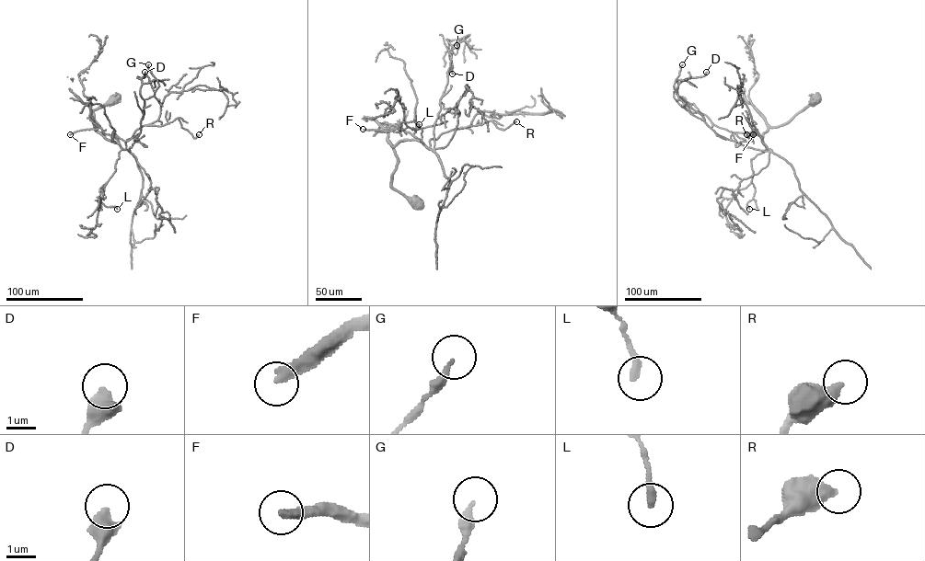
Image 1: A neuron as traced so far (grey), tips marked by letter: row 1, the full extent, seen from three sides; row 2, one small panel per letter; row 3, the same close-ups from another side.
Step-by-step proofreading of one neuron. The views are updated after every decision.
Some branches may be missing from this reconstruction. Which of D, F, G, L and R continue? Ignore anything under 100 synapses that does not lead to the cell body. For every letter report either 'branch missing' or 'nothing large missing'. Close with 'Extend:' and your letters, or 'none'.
D: nothing large missing
F: branch missing
G: nothing large missing
L: nothing large missing
R: nothing large missing
Extend: F

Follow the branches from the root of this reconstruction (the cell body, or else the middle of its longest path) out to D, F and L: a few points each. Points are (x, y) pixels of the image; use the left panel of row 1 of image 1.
D: (116, 99), (93, 111), (98, 124), (95, 127), (130, 151), (140, 132), (144, 113), (140, 90), (144, 72)
F: (116, 99), (95, 109), (93, 119), (97, 131), (119, 143), (100, 127), (70, 134)
L: (116, 99), (95, 109), (93, 119), (96, 130), (121, 149), (114, 172), (99, 189), (101, 201), (117, 209)

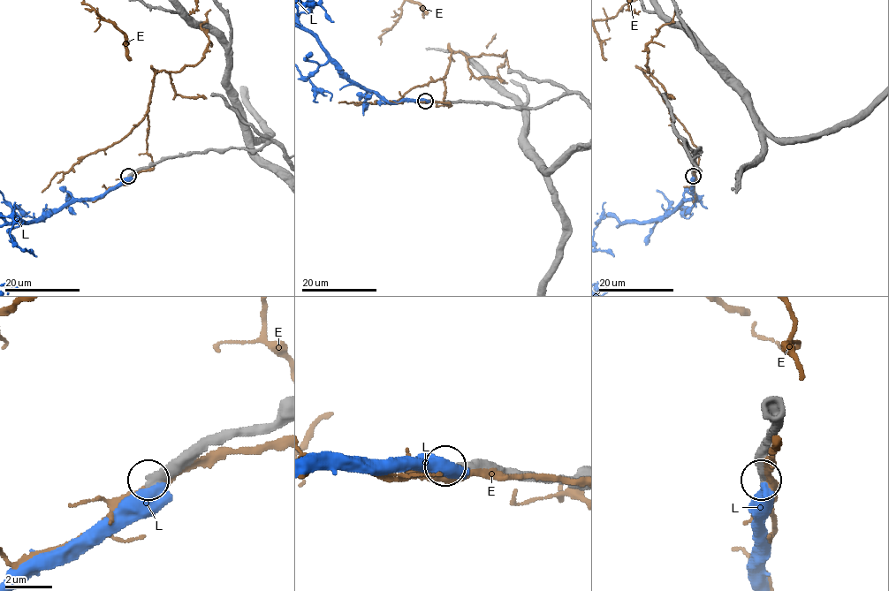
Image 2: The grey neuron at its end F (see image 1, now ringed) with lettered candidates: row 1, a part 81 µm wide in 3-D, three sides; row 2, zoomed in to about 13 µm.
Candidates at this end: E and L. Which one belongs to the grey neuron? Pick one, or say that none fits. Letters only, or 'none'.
none

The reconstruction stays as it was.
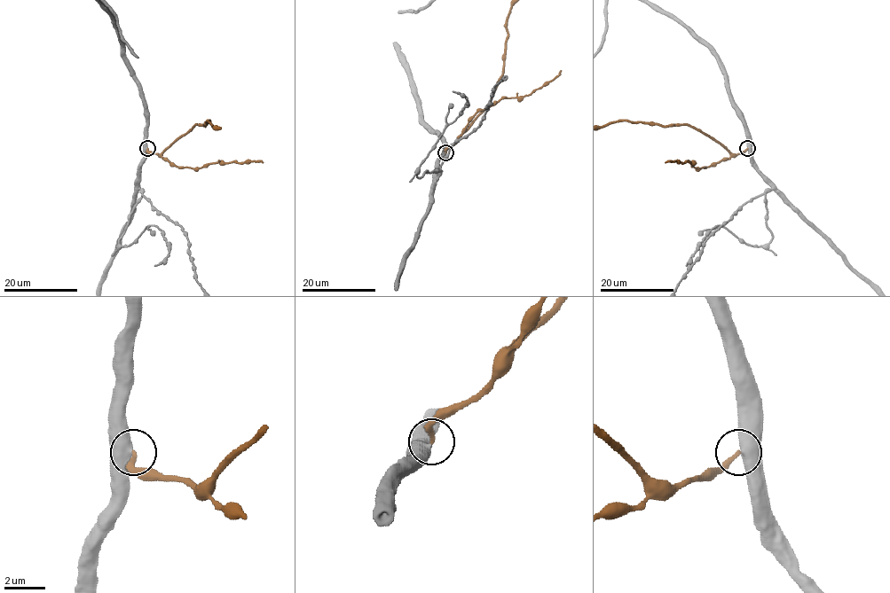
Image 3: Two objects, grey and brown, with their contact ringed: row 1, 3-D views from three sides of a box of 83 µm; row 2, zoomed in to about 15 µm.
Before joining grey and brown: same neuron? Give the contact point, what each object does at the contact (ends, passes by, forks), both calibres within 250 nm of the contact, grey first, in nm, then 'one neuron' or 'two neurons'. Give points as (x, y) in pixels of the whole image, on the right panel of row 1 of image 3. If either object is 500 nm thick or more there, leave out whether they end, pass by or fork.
(747, 148) | 600/240 nm | one neuron

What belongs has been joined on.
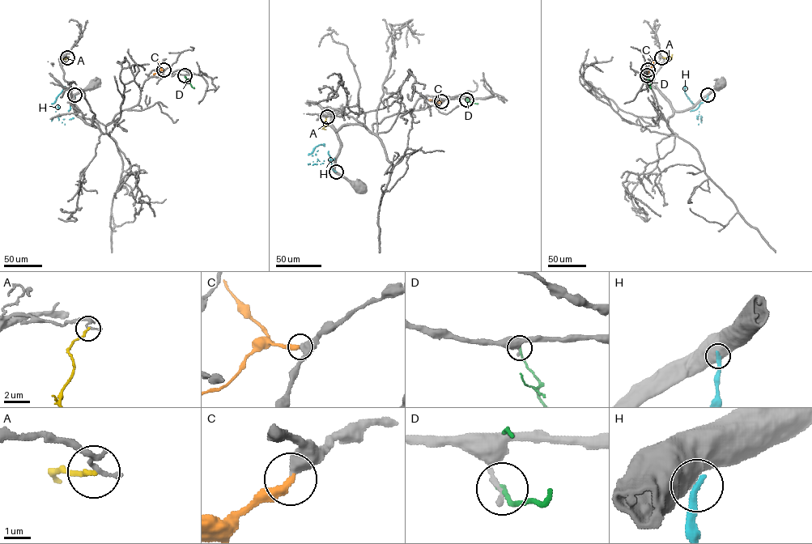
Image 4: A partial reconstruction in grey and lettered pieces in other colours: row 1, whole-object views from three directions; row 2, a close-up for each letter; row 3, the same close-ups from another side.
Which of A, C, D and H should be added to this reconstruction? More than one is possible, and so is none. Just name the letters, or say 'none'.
C

